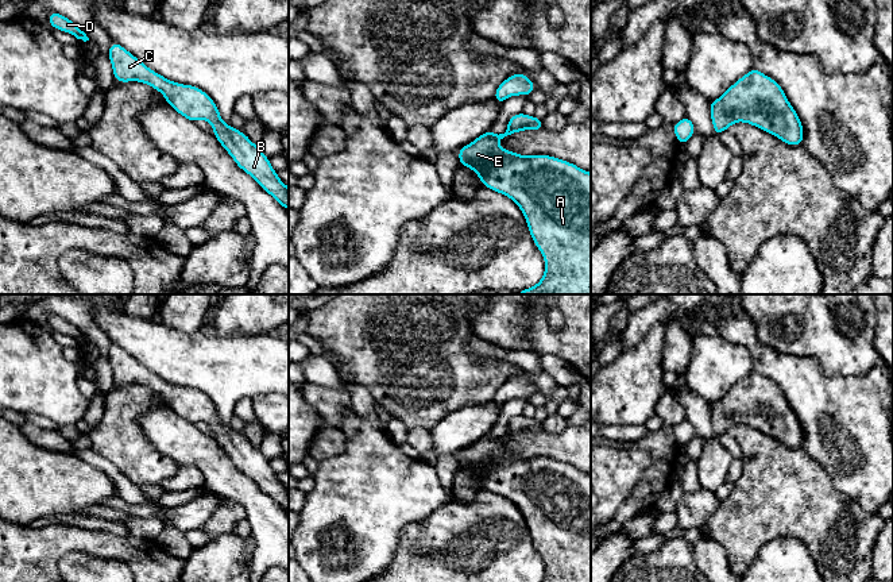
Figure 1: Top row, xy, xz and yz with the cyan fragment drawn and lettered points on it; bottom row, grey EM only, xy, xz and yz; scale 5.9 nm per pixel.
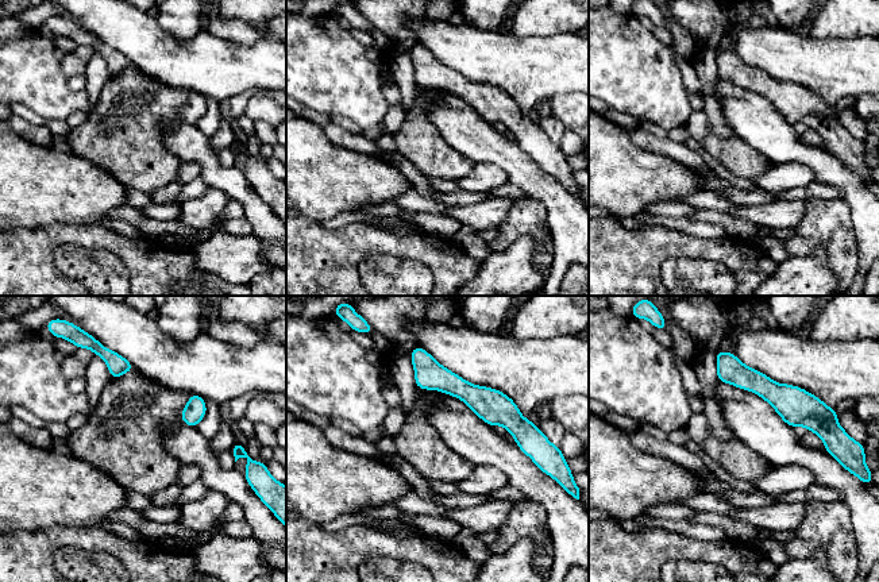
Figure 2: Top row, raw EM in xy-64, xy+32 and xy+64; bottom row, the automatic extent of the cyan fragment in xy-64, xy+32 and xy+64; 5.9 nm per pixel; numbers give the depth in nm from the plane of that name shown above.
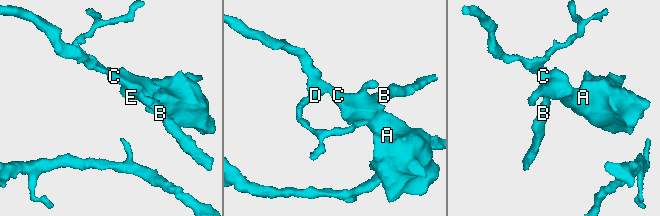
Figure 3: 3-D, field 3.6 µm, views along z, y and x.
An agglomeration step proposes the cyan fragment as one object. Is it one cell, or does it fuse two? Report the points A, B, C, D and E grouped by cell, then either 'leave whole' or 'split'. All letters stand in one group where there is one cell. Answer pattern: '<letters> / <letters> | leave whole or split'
A B C D E | leave whole

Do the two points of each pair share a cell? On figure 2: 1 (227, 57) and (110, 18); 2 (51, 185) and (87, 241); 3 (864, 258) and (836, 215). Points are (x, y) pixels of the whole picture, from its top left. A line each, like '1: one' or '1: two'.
1: one
2: two
3: two

